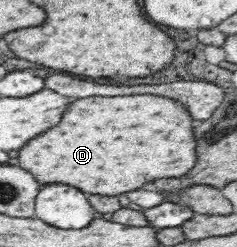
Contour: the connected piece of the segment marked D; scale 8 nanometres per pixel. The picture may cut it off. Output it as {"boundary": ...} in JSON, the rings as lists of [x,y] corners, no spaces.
{"boundary":[[[92,96],[76,100],[68,106],[62,122],[56,128],[36,136],[19,148],[16,156],[18,167],[36,176],[40,186],[52,182],[64,182],[80,188],[83,193],[118,196],[142,188],[146,182],[158,178],[178,178],[194,168],[196,162],[196,142],[192,132],[192,118],[182,108],[182,104],[162,98],[162,96]]]}

